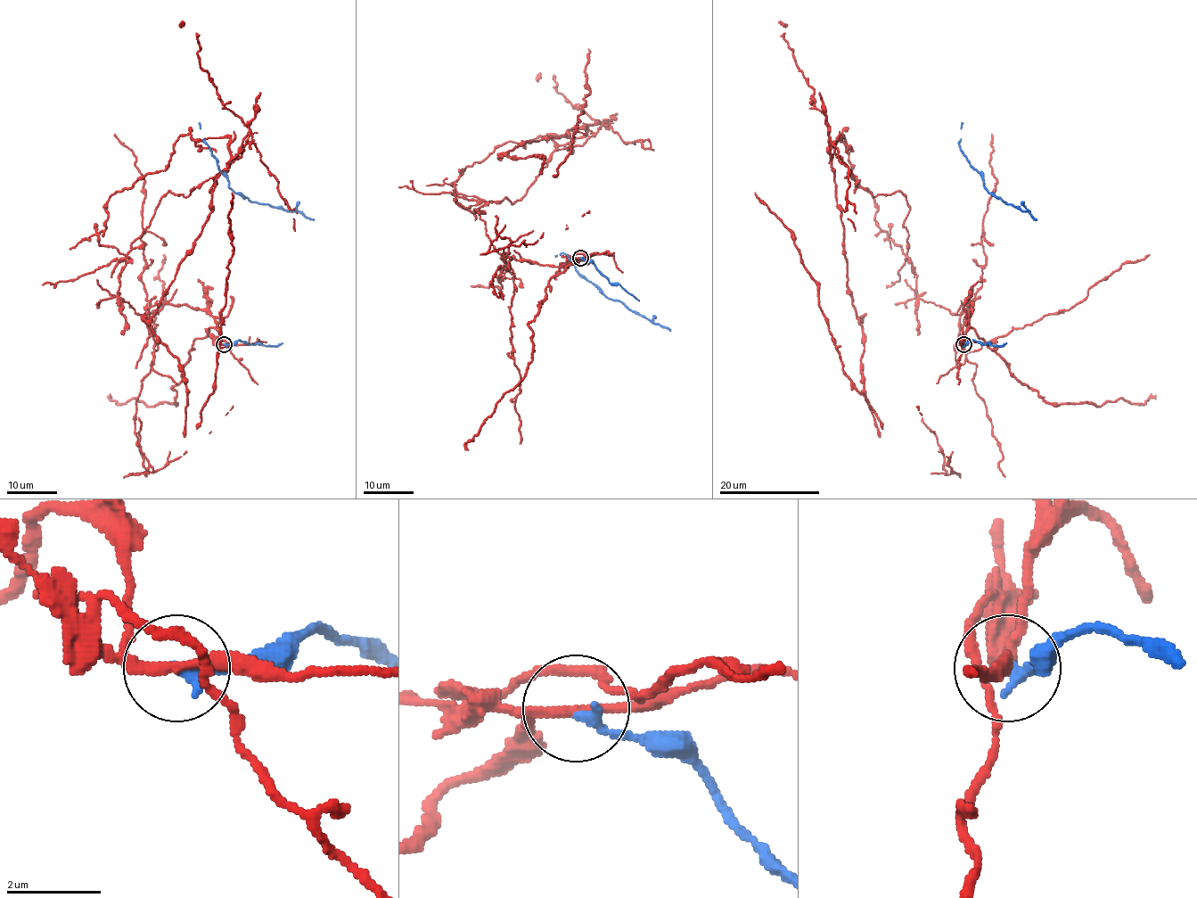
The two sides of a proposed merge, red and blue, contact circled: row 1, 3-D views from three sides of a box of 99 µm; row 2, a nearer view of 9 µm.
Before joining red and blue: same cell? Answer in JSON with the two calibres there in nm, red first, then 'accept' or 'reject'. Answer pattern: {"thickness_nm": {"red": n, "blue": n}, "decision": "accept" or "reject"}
{"thickness_nm": {"red": 200, "blue": 240}, "decision": "reject"}

